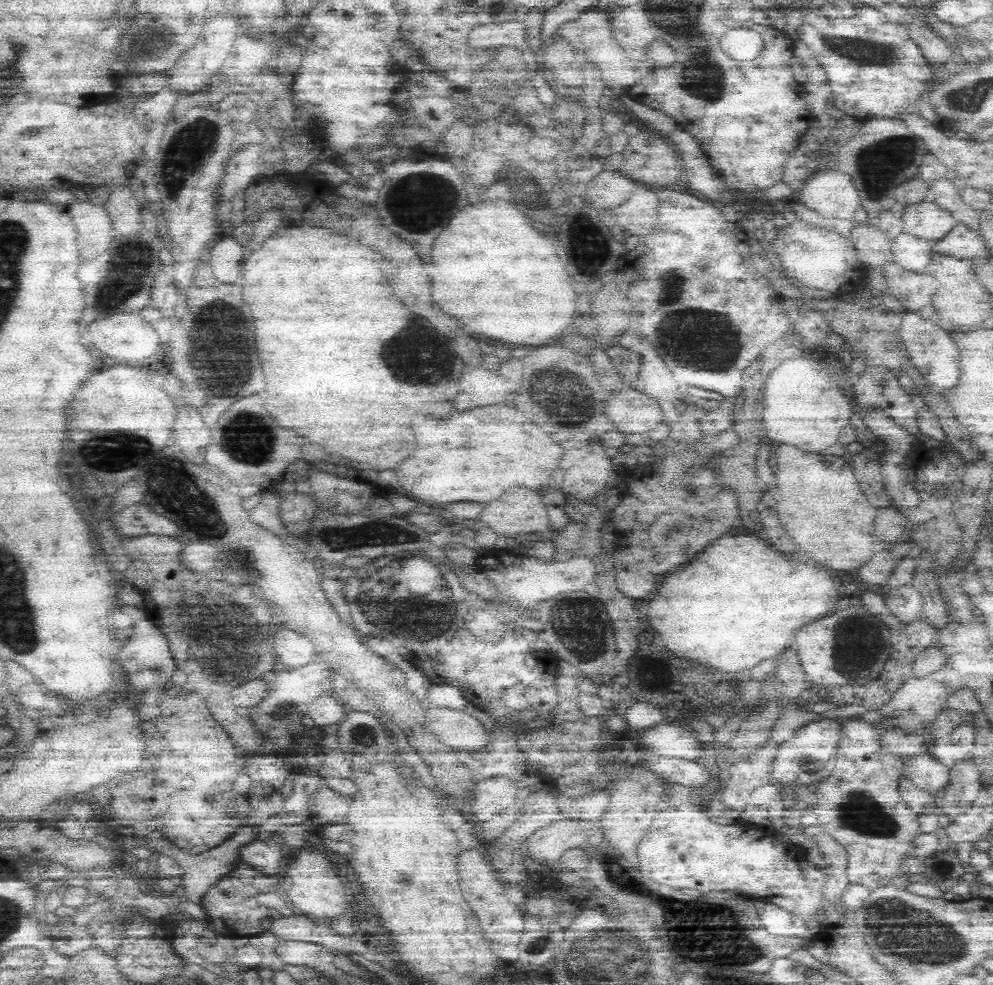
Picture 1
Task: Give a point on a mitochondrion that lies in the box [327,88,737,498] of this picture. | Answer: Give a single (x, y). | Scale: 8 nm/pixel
(418, 200)

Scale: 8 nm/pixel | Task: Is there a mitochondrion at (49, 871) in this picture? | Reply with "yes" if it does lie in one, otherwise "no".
no

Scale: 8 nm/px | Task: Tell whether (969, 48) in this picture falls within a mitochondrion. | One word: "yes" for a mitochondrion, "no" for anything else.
no

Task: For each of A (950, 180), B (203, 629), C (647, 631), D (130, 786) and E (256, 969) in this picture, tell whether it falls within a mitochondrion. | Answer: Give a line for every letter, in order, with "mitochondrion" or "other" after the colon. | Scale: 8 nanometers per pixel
A: other
B: mitochondrion
C: other
D: other
E: other

